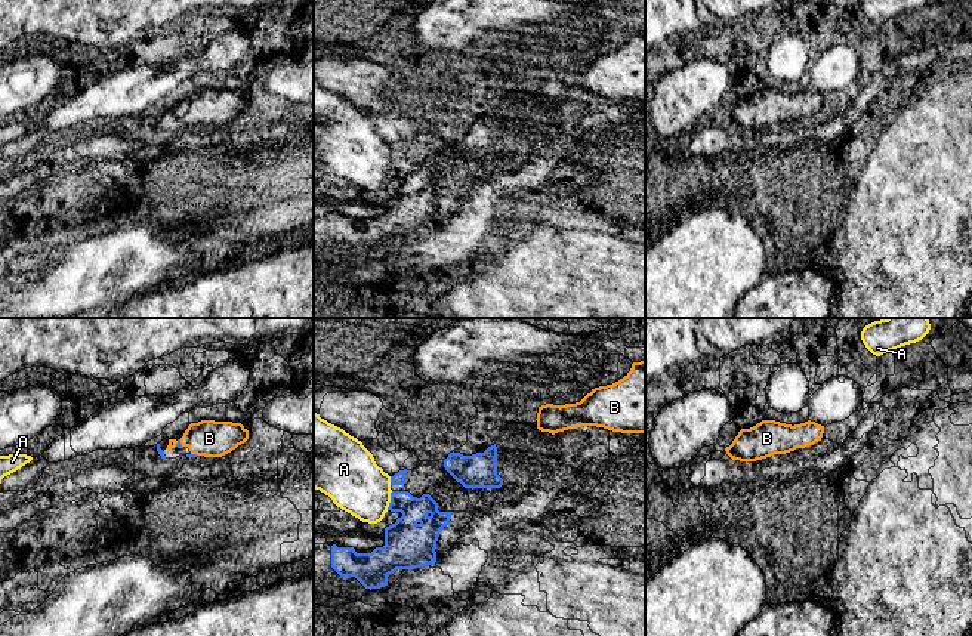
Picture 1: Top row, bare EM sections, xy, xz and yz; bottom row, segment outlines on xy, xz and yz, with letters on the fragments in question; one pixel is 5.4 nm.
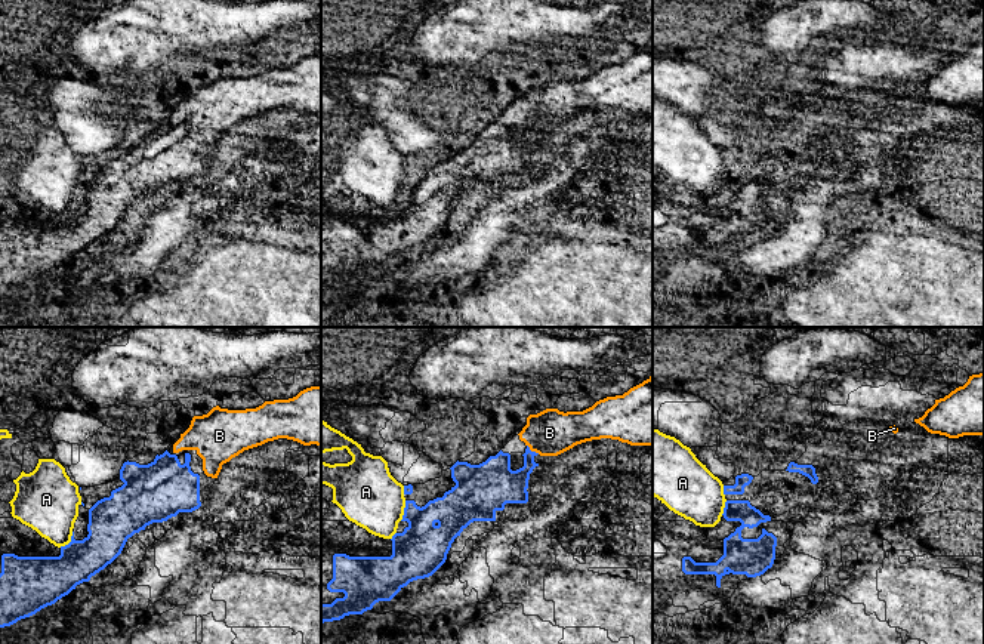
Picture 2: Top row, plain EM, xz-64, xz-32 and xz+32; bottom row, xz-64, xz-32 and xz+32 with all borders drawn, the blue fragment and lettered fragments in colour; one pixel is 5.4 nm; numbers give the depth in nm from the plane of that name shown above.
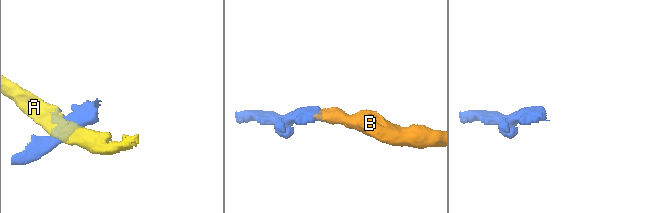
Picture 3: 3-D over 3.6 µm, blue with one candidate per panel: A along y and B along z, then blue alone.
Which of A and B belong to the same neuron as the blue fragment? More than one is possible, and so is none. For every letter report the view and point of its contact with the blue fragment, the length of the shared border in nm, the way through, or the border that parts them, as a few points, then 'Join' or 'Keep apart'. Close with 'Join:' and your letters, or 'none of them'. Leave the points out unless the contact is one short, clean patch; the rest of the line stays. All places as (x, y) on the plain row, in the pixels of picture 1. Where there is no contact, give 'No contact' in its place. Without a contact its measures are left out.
A: Touches blue at xz (391, 169). Shared border 110 nm. Boundary: xz (392, 160), (386, 178). Keep apart
B: Touches blue at xy (178, 111). Shared border 50 nm. Path across: xy (178, 113), (178, 111), (191, 107), (209, 107). Join
Join: B

